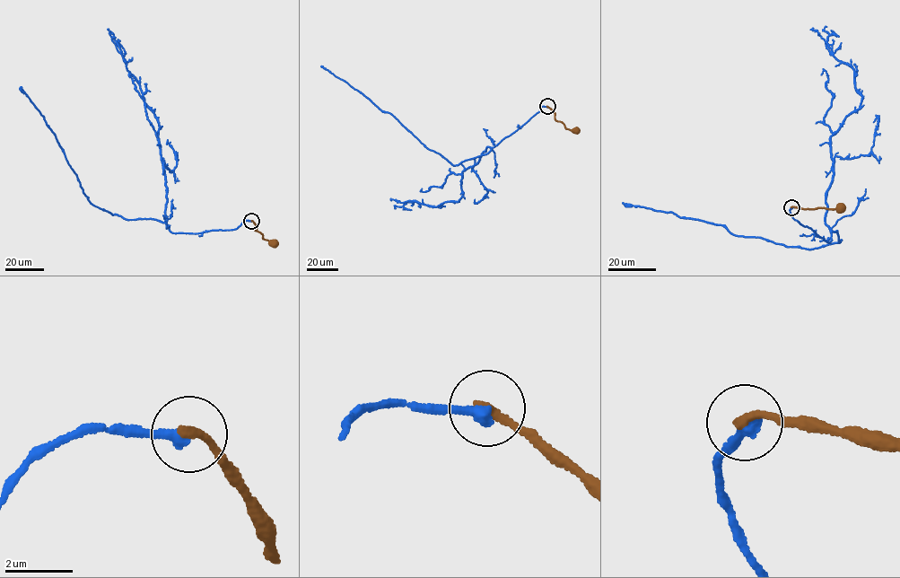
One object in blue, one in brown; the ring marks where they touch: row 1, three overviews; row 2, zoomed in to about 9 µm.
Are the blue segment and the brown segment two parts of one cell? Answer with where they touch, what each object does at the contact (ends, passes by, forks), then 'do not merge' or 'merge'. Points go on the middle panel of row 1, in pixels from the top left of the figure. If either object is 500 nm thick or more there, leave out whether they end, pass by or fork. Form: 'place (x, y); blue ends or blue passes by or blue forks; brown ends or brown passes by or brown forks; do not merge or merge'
place (547, 106); blue ends; brown ends; merge

